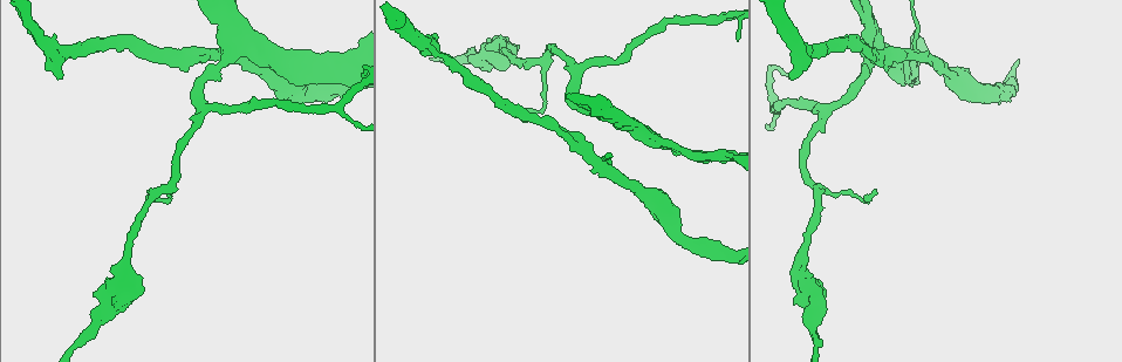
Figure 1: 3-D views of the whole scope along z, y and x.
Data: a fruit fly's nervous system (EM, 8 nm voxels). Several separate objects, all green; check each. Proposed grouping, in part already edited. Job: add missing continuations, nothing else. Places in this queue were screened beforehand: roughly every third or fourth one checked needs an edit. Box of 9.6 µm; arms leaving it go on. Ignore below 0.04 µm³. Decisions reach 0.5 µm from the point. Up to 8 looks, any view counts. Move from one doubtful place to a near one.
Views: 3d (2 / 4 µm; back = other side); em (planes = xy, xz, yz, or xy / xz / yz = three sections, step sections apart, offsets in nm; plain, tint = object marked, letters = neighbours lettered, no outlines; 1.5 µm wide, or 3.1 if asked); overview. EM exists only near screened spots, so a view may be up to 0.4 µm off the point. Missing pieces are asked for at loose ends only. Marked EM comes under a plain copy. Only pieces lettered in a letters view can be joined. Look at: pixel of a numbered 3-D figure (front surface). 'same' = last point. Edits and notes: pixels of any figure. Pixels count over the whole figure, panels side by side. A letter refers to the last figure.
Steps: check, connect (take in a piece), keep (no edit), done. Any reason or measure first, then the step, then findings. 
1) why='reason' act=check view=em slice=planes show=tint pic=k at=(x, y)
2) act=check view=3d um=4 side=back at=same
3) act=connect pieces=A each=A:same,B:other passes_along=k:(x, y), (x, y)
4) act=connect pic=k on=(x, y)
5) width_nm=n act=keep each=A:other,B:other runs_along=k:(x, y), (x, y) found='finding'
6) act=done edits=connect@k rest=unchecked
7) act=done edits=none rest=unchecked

act=check view=3d um=4 pic=1 at=(59, 77)

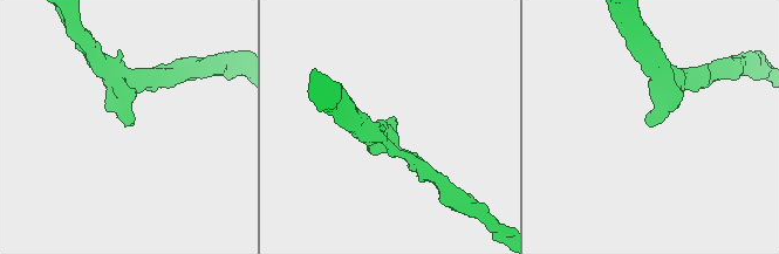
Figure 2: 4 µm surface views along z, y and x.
act=check view=em slice=yz step=8 show=tint pic=2 at=(394, 117)

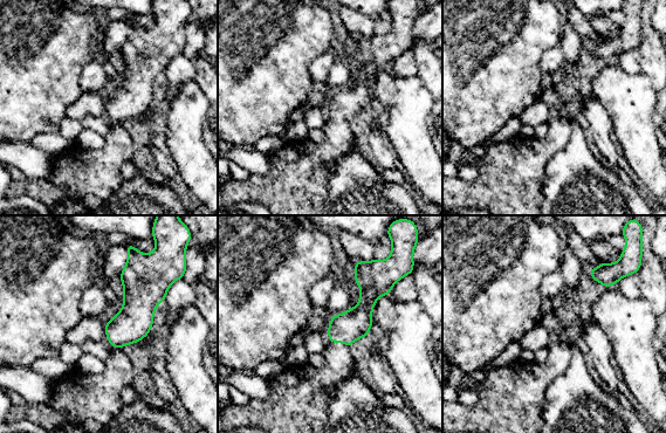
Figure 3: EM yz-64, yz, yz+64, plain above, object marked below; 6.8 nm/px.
act=check view=em slice=xy step=8 show=letters at=same

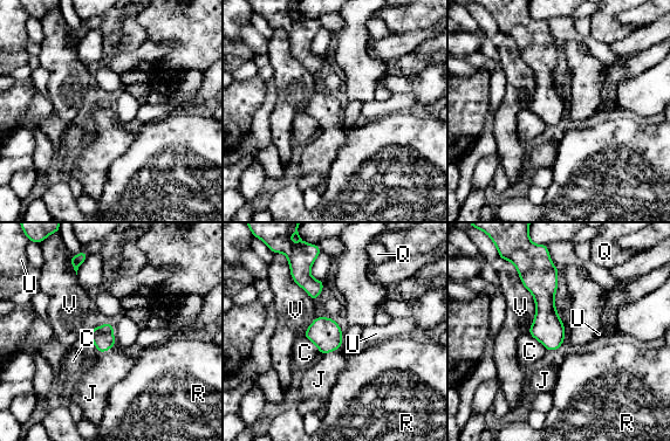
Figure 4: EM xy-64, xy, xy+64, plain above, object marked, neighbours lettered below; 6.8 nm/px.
width_nm=150 act=connect pieces=J each=C:other,J:same,Q:other,R:other,U:other,V:other passes_along=4:(326, 333), (330, 351), (319, 379) found='it goes on there'

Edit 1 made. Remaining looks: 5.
why='redraw' act=check view=overview

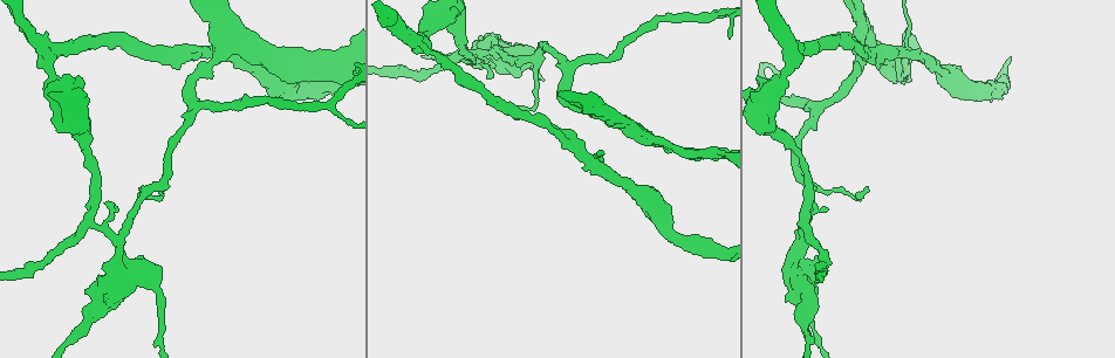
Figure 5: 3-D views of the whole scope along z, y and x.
why='thin end' act=check view=3d um=4 pic=5 at=(868, 186)

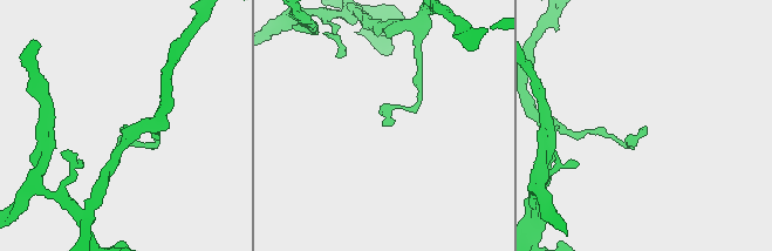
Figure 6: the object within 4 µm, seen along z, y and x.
why='shape alone is not enough' act=check view=em slice=xz step=8 show=letters pic=6 at=(646, 128)

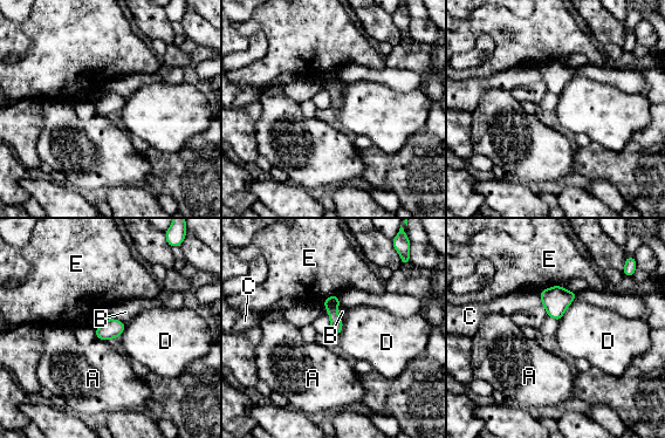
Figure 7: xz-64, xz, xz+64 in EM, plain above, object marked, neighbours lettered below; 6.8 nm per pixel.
act=keep each=A:other,B:other,C:other,D:other,E:other border=7:(98, 339), (104, 341) found='no lettered piece goes on from it'

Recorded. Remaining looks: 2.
why='an open end' act=check view=3d um=2 pic=5 at=(898, 80)

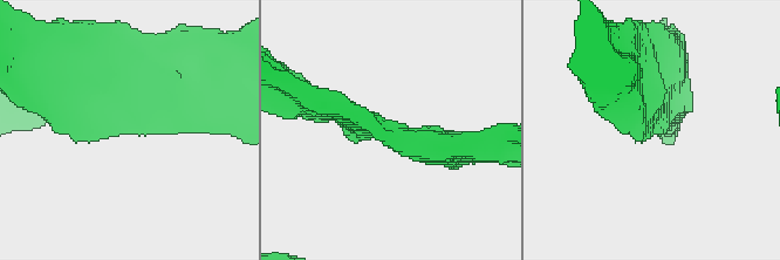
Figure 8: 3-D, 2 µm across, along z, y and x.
act=check view=em slice=planes show=letters pic=8 at=(649, 136)

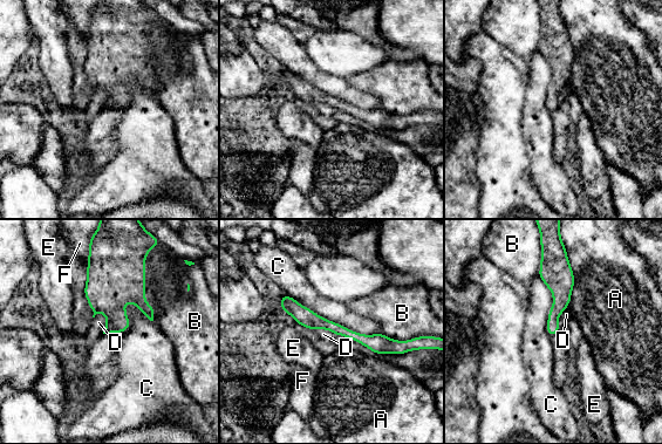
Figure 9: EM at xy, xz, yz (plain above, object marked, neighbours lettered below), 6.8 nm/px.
longest_contact=C:700nm act=keep each=A:other,B:other,C:other,D:other,E:other,F:other border=9:(285, 293), (359, 333), (379, 333) found='none of them fits'

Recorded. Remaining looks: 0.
act=done edits=connect@4 rest=unchecked

